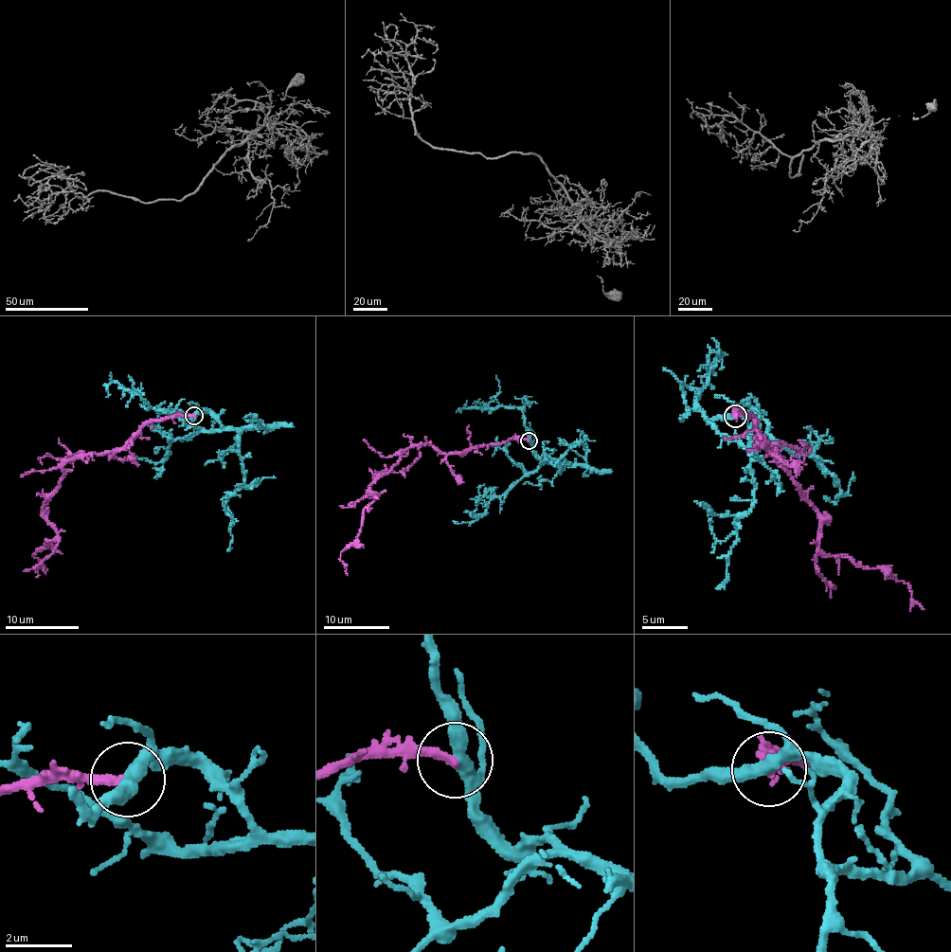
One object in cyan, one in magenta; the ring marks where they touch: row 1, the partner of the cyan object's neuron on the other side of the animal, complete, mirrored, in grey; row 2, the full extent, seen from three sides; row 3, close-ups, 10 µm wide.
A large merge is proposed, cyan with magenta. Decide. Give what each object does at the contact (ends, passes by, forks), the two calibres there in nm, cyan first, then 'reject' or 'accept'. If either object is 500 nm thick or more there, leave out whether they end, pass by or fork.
cyan passes by | magenta ends | 400/280 nm | reject

